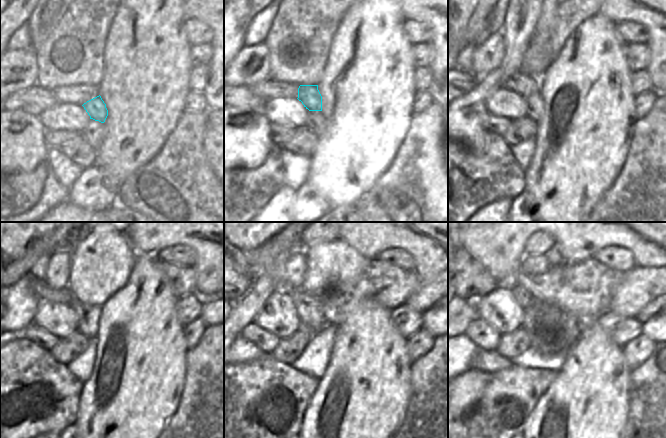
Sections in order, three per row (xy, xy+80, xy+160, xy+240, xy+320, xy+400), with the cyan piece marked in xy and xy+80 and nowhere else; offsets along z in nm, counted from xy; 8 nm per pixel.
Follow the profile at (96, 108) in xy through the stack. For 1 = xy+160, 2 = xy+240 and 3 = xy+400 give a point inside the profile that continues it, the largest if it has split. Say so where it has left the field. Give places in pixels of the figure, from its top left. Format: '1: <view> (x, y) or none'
1: xy+160 (525, 85)
2: xy+240 (43, 291)
3: none

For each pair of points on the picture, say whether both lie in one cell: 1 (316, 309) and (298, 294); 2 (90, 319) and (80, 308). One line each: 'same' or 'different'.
1: same
2: same

